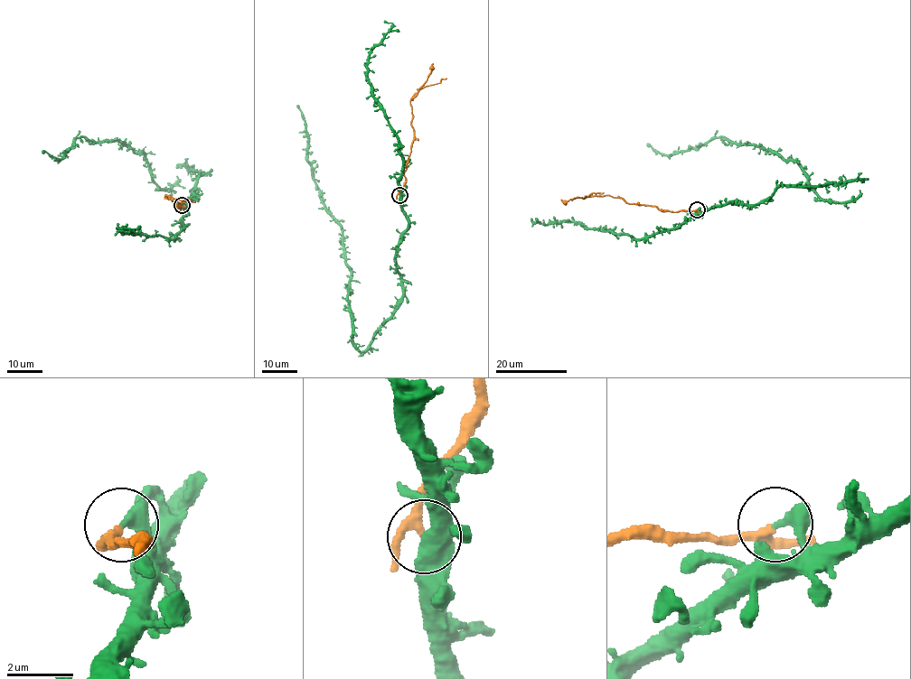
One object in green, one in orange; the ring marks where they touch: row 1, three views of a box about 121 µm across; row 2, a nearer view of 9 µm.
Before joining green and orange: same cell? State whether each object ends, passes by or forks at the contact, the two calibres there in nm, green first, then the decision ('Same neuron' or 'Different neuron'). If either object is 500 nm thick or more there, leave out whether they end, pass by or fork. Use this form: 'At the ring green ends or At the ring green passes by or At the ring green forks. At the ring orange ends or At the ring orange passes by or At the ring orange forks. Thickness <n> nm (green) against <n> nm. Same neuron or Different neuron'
At the ring green passes by. At the ring orange passes by. Thickness 240 nm (green) against 240 nm. Different neuron

